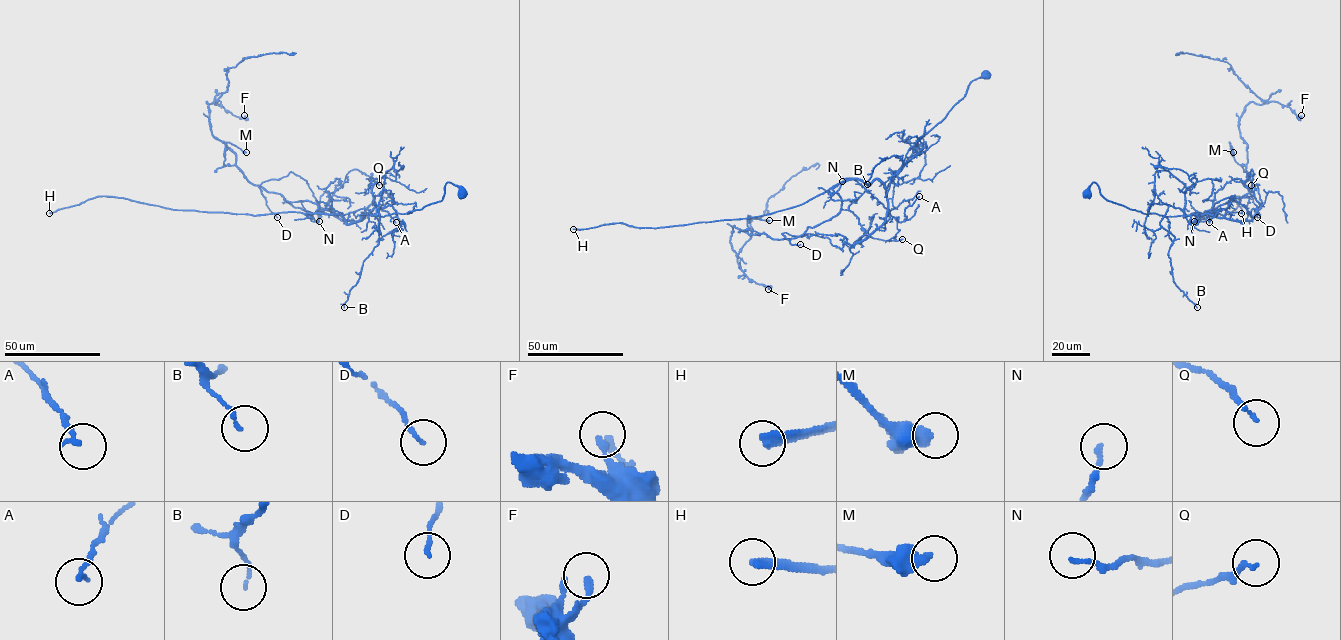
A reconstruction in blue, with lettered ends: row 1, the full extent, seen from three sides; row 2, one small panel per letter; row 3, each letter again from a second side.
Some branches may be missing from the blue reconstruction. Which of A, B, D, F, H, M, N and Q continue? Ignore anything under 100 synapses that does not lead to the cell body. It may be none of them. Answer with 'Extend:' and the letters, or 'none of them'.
Extend: H

